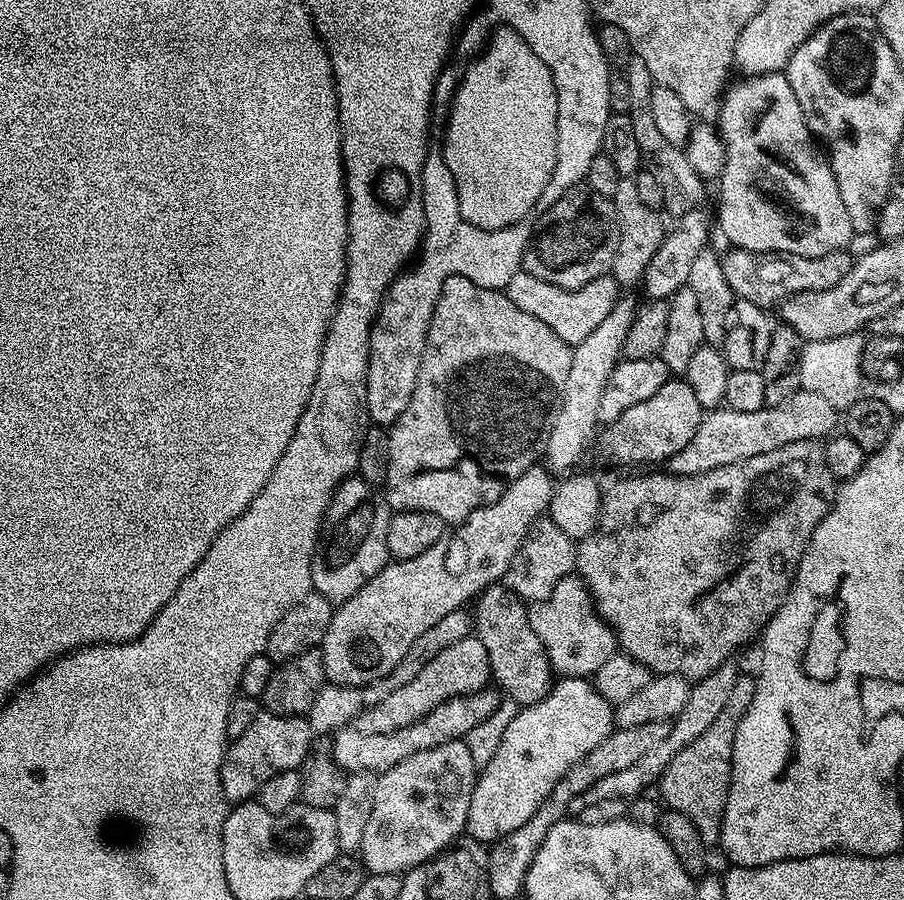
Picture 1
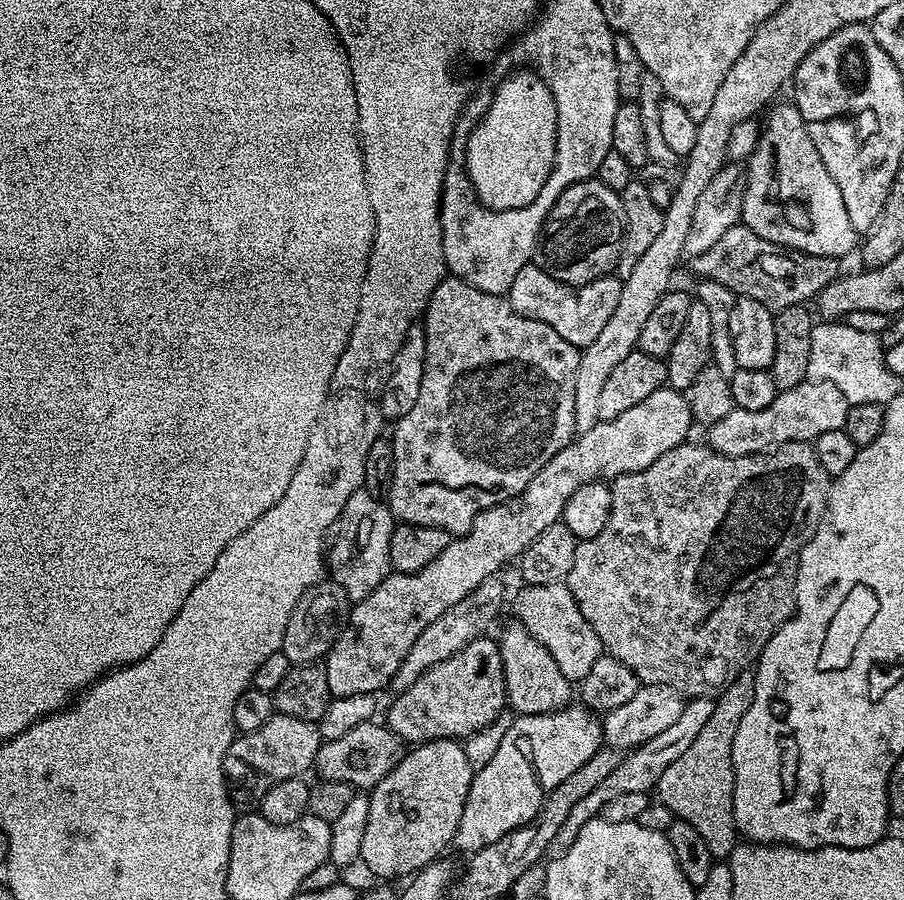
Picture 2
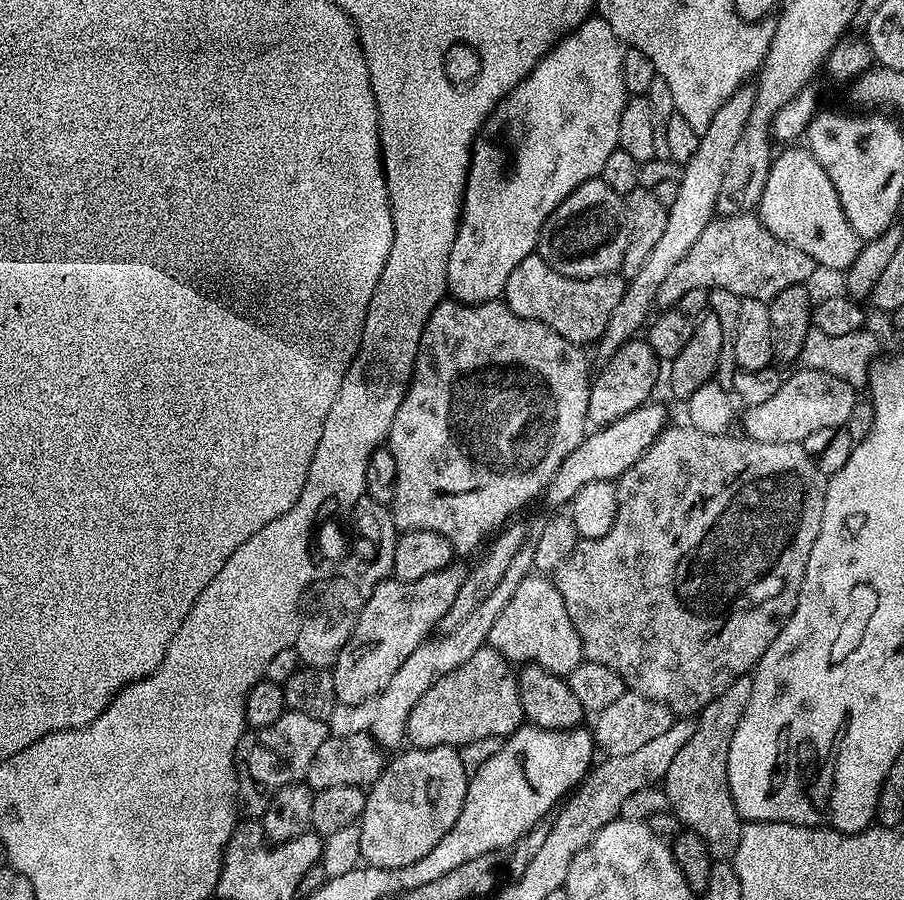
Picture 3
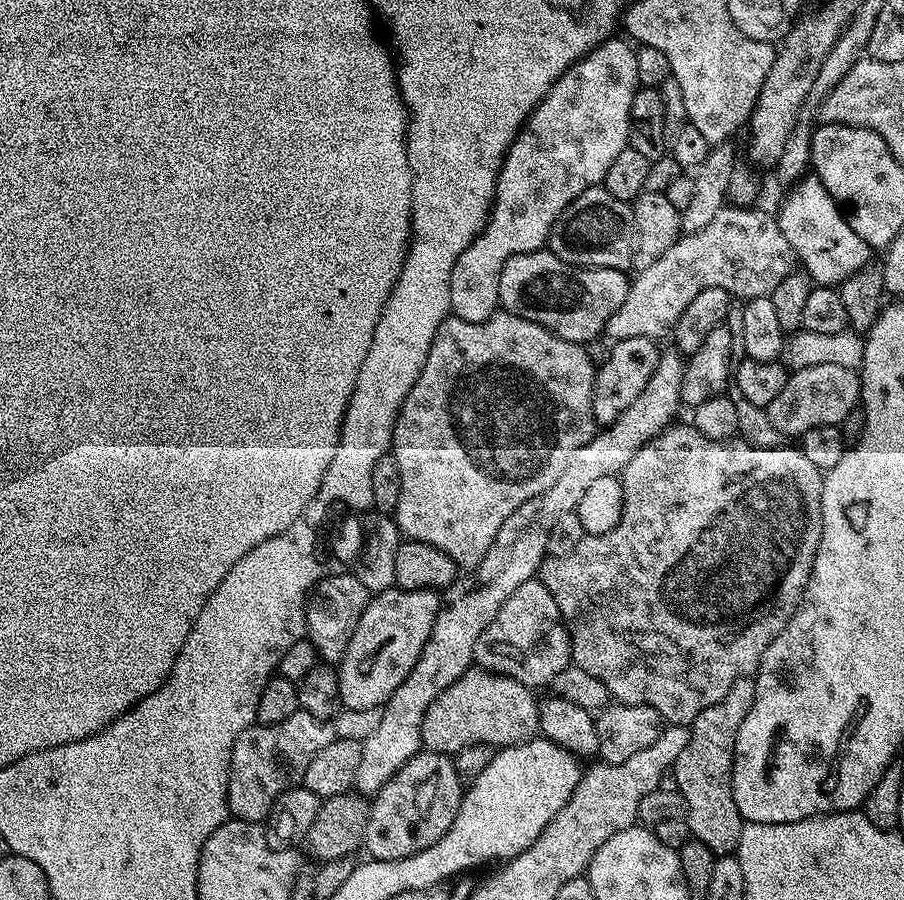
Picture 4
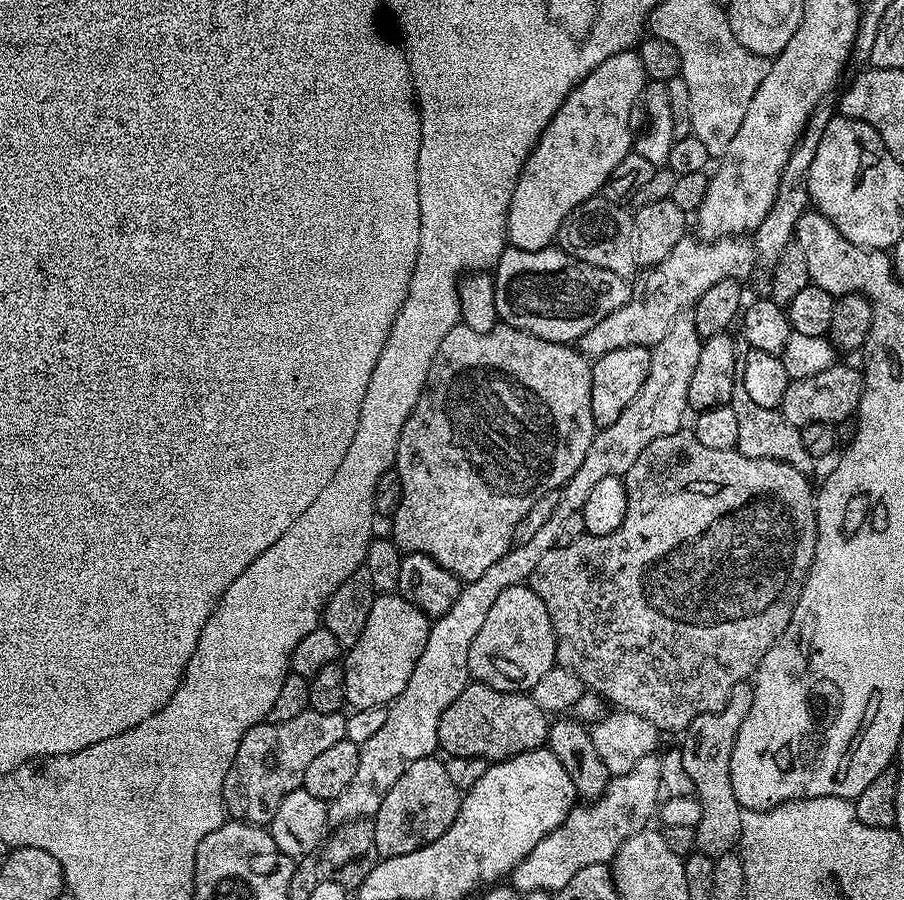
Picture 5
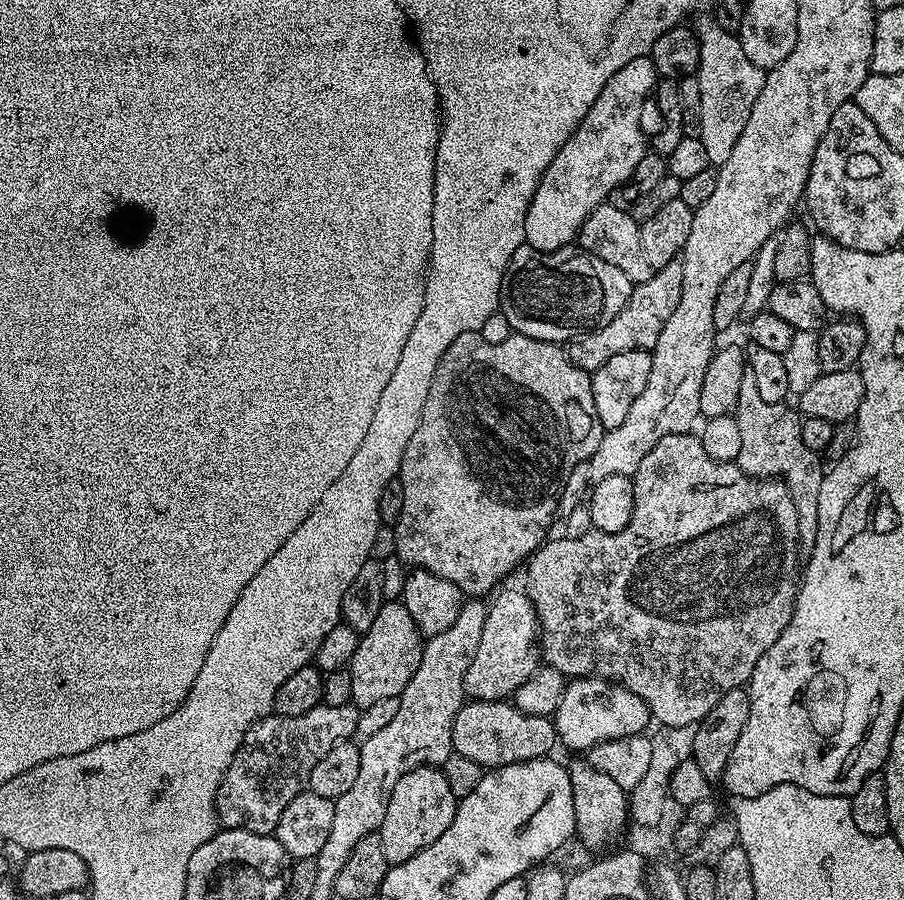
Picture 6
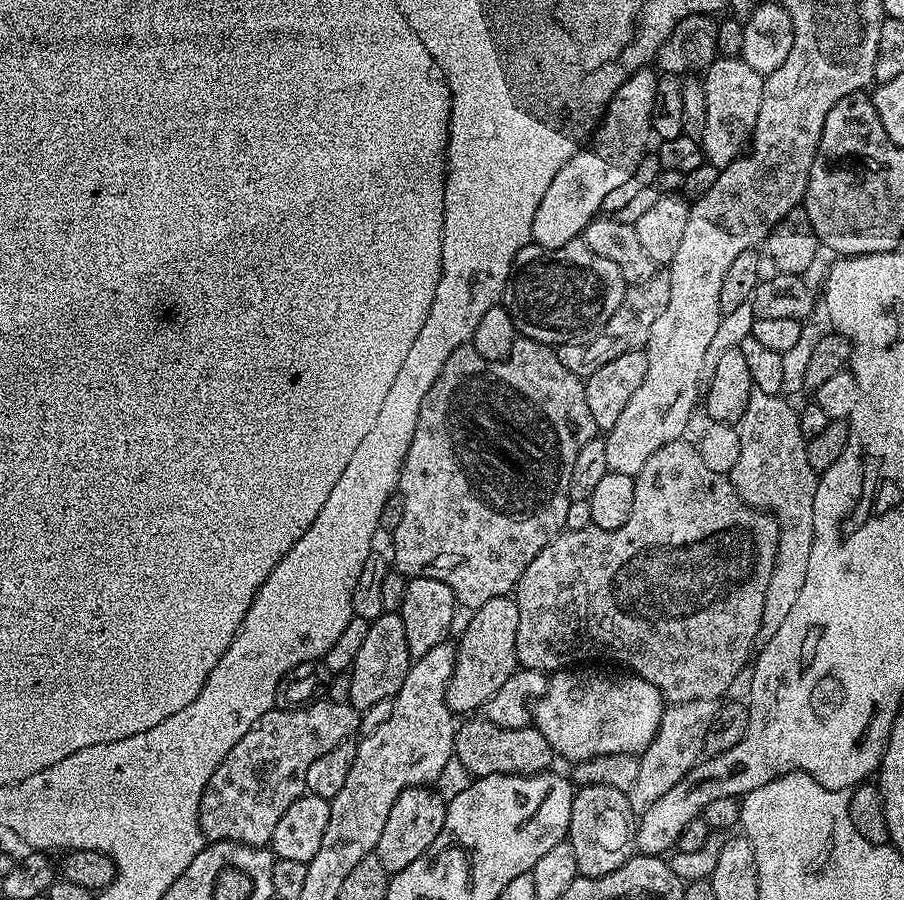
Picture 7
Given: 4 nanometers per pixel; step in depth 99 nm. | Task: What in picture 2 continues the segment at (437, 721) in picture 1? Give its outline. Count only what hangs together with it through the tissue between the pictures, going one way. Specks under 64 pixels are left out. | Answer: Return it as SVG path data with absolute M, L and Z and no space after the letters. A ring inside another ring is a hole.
M376 723L354 726L354 730L342 734L342 738L323 741L314 765L314 772L320 775L317 777L321 781L349 784L353 790L371 790L378 782L382 782L382 778L386 778L386 774L390 774L390 770L398 766L402 755L402 744L391 728L383 723L380 723L381 725Z

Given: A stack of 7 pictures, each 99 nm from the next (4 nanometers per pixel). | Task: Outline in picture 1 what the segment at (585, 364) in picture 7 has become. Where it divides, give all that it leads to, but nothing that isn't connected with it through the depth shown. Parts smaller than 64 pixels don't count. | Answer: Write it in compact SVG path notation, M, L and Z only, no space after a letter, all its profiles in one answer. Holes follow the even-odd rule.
M732 248L728 253L723 253L720 265L722 274L726 274L726 282L730 286L733 297L754 302L754 306L765 310L772 310L781 302L788 300L799 292L817 292L818 290L830 290L830 286L838 286L842 278L851 270L854 256L851 251L831 252L825 256L790 256L787 257L778 252L751 252L745 248Z

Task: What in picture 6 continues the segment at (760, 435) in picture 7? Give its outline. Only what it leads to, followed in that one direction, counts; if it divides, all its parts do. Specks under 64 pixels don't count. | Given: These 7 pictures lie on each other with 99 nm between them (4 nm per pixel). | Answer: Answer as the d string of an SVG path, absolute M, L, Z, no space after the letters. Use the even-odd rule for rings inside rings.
M744 371L734 413L742 437L742 450L735 464L748 476L779 478L787 483L790 498L794 498L794 510L798 510L800 550L810 554L818 530L818 490L822 490L826 468L820 465L821 457L817 453L806 450L800 429L801 417L795 407L788 407L787 403L765 402L758 395L758 386L754 386L754 374Z

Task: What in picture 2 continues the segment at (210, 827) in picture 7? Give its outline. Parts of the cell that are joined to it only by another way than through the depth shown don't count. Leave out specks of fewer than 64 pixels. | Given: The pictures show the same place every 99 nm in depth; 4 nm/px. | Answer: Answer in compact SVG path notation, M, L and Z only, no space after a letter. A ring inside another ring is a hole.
M279 714L272 715L270 722L258 726L258 730L237 735L224 759L224 777L228 780L228 794L233 805L251 809L259 805L262 794L266 794L270 786L278 786L278 782L286 782L286 778L303 777L304 771L315 765L321 743L317 721Z

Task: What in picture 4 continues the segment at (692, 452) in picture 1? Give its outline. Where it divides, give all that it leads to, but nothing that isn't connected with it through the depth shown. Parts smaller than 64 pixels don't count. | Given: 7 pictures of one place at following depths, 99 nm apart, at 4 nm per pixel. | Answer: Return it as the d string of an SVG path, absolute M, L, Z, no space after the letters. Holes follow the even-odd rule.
M810 366L809 368L797 368L791 373L782 386L782 391L778 393L778 398L770 402L766 409L768 418L772 425L780 431L781 437L799 438L806 434L806 430L813 426L830 426L831 424L840 424L860 404L860 374L855 368L846 366Z

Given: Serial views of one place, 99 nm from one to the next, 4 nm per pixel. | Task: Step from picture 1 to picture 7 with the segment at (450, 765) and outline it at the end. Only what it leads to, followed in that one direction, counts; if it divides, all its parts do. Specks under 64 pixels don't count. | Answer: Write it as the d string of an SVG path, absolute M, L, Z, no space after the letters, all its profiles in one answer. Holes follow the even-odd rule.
M435 787L404 788L398 798L394 798L394 806L390 806L390 814L386 818L386 826L382 830L382 838L378 838L378 846L374 855L382 862L382 866L390 874L406 870L410 862L422 858L426 850L430 850L430 842L438 838L438 830L442 830L442 822L446 822L447 803L440 797Z

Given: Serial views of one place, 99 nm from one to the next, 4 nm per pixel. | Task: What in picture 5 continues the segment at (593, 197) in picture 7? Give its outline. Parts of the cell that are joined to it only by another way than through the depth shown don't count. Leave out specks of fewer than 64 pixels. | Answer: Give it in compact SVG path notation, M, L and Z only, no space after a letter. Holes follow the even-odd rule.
M631 50L607 58L602 66L593 70L564 99L564 104L554 114L554 118L550 118L546 130L539 133L540 141L531 145L528 161L518 178L518 186L514 186L514 198L510 198L508 211L508 244L511 247L522 250L542 250L549 247L555 241L565 218L603 189L614 166L618 166L618 162L622 162L622 158L626 158L626 154L633 151L632 107L635 104L637 107L645 83L639 51Z

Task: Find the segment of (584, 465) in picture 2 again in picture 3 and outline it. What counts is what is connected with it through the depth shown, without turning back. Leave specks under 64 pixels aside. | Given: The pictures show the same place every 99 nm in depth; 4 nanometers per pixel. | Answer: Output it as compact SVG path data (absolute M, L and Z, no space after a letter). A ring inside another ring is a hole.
M656 403L643 404L638 410L626 414L626 418L618 418L618 422L610 426L589 431L580 445L565 458L548 484L546 497L548 496L549 502L571 505L574 494L578 494L582 486L599 480L615 481L623 472L630 470L630 466L634 466L634 462L638 462L638 458L642 458L646 450L650 450L652 443L669 423L667 410ZM453 562L409 584L395 578L383 580L367 593L358 622L330 669L337 701L353 704L379 696L386 682L398 674L398 666L402 666L402 662L406 662L406 658L410 658L410 654L414 654L414 650L437 631L464 579L465 565Z

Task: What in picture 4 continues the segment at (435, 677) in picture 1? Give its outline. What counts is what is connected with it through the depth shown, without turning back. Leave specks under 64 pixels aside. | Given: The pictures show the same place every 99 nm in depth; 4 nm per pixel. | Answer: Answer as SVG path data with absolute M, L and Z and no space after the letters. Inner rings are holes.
M473 666L454 682L454 686L446 686L434 702L430 702L430 710L426 710L426 718L422 718L422 745L427 751L455 754L466 746L489 744L497 750L508 748L512 744L524 744L533 739L540 731L540 706L538 696L533 689L526 687L509 676Z

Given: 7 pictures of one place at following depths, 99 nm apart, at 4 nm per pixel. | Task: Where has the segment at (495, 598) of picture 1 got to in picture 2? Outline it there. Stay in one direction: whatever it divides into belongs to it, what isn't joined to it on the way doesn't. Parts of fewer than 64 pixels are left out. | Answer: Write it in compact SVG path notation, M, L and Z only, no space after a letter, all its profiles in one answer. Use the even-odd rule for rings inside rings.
M511 622L498 635L500 653L502 654L502 674L506 682L506 704L513 713L521 716L550 714L569 707L574 700L574 684L558 670L550 650L518 622Z

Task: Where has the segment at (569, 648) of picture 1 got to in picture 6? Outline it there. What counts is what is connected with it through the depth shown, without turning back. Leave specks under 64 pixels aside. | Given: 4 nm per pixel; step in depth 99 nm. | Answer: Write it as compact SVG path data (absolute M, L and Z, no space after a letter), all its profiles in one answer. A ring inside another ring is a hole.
M501 587L491 597L486 624L482 626L482 636L478 638L478 650L474 650L474 658L466 670L464 695L468 700L507 701L516 692L518 686L522 686L522 682L526 682L526 678L530 678L538 667L538 625L534 606L530 602L527 591L520 589L519 592L516 588L503 588Z

